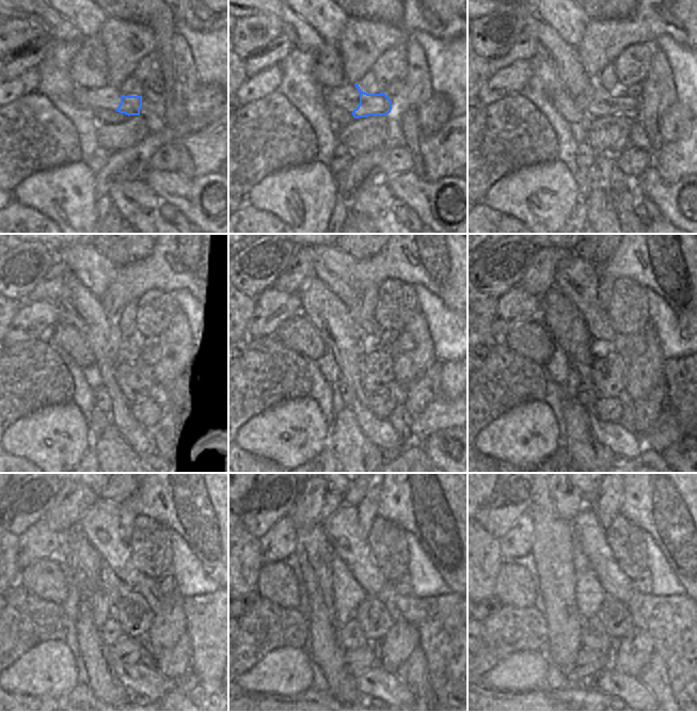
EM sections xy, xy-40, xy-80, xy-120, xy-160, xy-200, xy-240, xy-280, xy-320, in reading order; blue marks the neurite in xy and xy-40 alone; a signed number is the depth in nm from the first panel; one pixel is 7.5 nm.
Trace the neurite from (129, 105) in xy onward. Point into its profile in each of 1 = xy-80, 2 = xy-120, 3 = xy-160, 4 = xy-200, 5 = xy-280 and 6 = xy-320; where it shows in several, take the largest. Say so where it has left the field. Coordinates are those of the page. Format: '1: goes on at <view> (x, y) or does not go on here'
1: goes on at xy-80 (624, 103)
2: goes on at xy-120 (149, 348)
3: goes on at xy-160 (386, 341)
4: goes on at xy-200 (624, 345)
5: goes on at xy-280 (445, 623)
6: goes on at xy-320 (684, 633)

